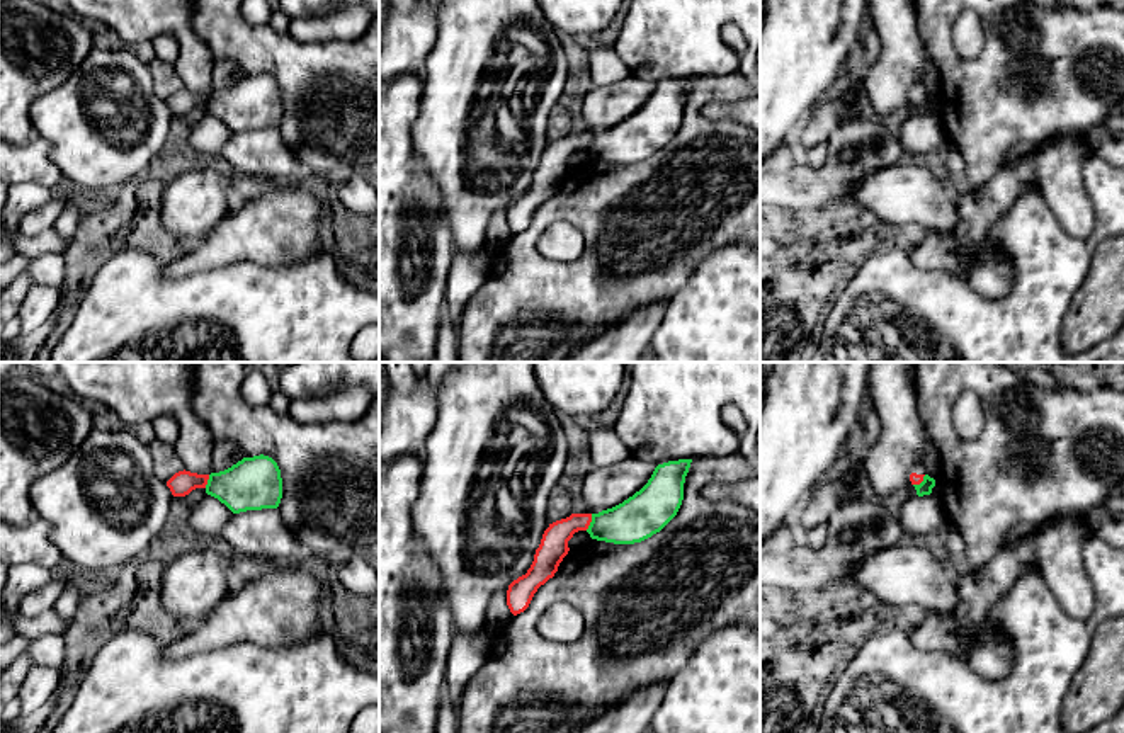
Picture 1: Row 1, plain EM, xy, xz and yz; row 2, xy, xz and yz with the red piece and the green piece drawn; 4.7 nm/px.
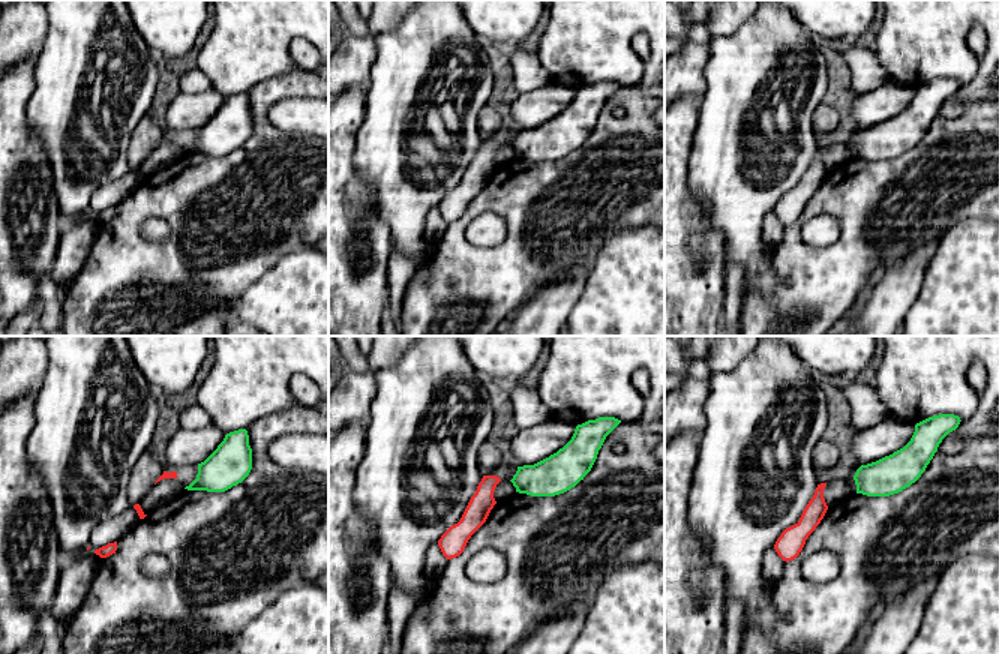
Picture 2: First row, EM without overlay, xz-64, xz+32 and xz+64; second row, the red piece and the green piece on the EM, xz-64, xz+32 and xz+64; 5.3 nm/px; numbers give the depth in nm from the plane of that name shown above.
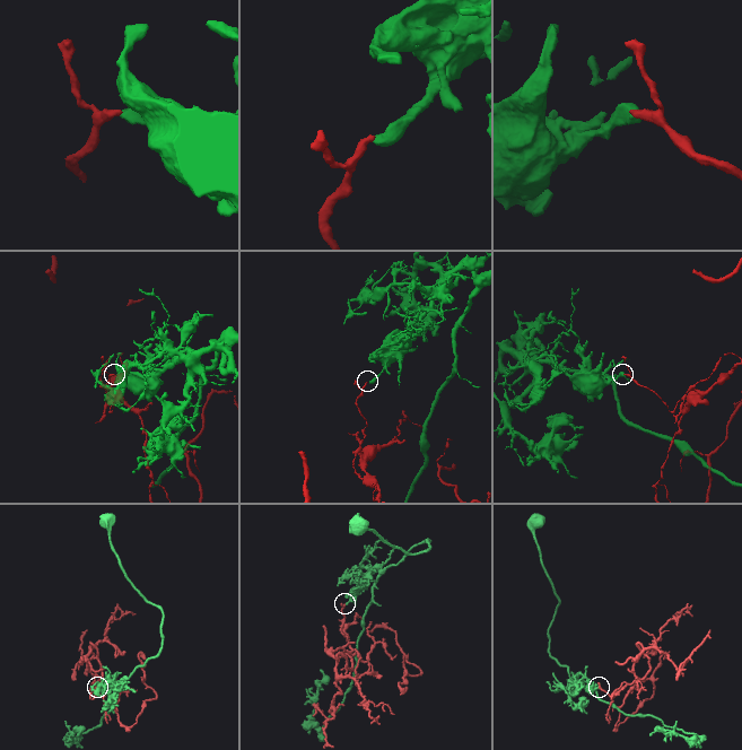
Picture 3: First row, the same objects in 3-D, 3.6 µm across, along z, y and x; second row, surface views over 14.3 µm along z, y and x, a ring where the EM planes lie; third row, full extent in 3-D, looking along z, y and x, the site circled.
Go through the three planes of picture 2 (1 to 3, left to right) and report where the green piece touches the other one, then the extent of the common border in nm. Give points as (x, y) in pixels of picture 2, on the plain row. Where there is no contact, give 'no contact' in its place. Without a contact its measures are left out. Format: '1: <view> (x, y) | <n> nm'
1: no contact
2: no contact
3: no contact

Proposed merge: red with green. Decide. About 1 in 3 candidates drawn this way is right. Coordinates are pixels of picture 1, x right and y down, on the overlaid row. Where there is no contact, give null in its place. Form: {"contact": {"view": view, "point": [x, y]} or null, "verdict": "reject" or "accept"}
{"contact": {"view": "xz", "point": [590, 521]}, "verdict": "reject"}

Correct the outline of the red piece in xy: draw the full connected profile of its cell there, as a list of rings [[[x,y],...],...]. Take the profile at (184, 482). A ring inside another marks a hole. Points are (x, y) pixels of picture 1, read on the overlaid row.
[[[179,471],[168,481],[173,497],[185,497],[196,488],[206,488],[209,474],[197,474],[190,471]]]

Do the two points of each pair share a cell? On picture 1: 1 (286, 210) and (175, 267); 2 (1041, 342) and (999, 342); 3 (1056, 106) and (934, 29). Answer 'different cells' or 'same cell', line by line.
1: same cell
2: same cell
3: same cell

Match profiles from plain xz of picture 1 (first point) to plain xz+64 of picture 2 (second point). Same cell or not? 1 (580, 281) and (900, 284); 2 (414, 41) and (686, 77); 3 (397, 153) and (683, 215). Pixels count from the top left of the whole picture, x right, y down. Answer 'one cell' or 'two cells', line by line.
1: two cells
2: one cell
3: one cell

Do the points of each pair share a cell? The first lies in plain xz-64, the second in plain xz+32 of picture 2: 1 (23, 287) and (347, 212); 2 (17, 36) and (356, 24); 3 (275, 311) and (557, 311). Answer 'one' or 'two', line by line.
1: one
2: two
3: two

